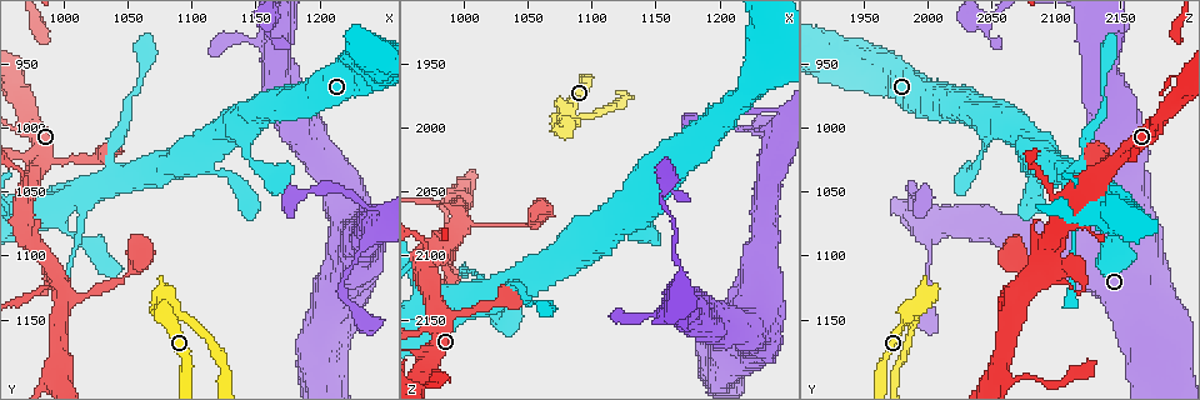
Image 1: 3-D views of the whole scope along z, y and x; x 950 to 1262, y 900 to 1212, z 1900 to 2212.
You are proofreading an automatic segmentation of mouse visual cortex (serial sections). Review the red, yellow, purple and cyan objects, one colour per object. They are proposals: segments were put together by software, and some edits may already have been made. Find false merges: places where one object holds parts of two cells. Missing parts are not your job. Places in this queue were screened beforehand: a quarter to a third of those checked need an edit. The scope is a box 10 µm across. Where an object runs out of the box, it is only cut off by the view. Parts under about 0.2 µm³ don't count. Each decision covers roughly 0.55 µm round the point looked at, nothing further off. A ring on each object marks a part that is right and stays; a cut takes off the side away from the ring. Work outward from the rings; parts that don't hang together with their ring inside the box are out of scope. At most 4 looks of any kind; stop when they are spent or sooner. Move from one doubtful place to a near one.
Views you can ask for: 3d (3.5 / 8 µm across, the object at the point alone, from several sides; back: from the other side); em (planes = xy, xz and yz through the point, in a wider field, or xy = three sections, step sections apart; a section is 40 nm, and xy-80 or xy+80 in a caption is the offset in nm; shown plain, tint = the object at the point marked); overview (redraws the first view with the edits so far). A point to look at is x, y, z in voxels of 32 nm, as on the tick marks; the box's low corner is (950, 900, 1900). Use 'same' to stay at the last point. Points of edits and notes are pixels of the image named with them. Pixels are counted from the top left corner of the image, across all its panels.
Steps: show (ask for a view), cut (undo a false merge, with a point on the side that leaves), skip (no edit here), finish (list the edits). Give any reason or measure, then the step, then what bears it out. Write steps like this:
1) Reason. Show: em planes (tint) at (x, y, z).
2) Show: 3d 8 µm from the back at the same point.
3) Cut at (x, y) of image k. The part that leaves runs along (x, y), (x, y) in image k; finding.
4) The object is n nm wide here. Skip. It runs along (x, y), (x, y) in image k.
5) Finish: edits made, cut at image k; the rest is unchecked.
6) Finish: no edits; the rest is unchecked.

Abrupt turn. Show: 3d 3.5 µm at (1088, 1144, 1994).

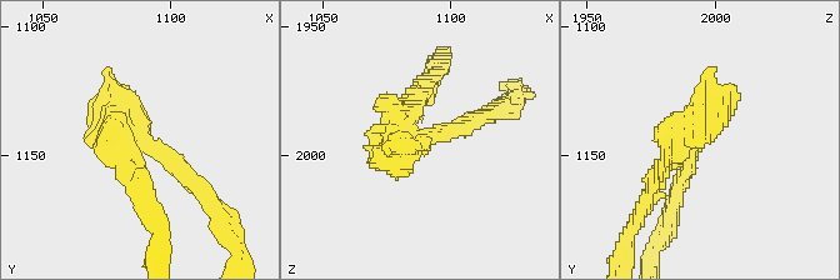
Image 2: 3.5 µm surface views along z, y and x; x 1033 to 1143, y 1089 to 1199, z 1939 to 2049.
Shape alone is not enough. Show: em xy step 3 (tint) at (1090, 1144, 1994).

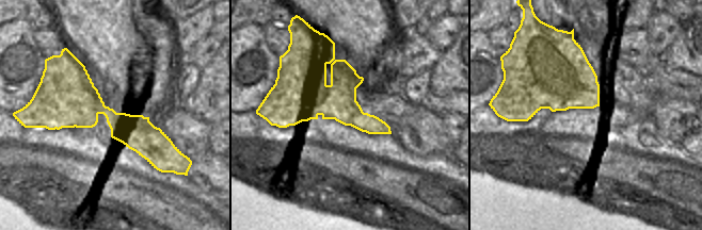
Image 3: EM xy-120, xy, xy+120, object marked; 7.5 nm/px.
Cut at (398, 155) of image 2. The part that leaves runs along (691, 131), (714, 104), (714, 66) in image 2; a second cell is stuck on.

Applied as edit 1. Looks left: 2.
Show: 3d 3.5 µm at (998, 1128, 2074).

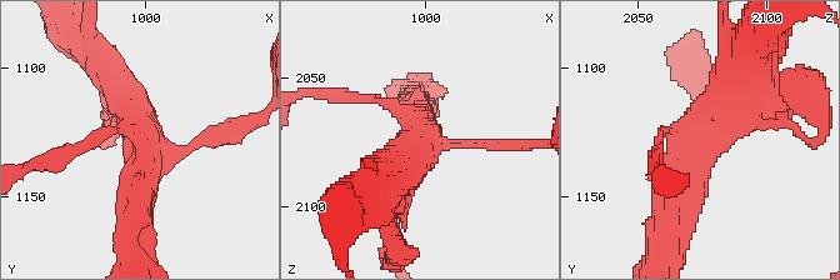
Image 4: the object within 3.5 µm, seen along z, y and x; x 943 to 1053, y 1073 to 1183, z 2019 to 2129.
4 arms meet here; the arms are 150, 150, 400, 450 nm wide; now the EM. Show: em xy step 2 (tint) at (1001, 1129, 2074).

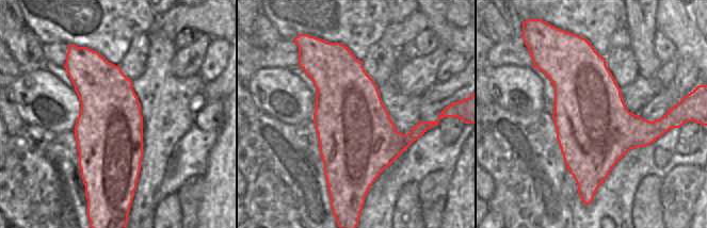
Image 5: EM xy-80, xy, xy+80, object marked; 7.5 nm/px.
The object is 600 nm wide here. Skip. It runs along (739, 76), (671, 191), (671, 218) in image 4; one cell here.

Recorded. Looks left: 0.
Finish: edits made, cut at image 2; the rest is unchecked.

